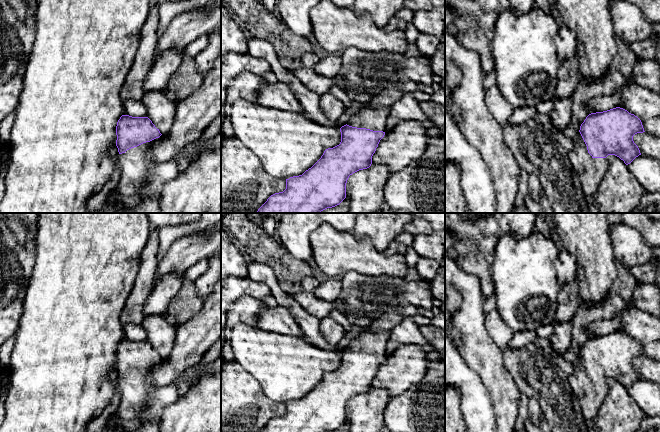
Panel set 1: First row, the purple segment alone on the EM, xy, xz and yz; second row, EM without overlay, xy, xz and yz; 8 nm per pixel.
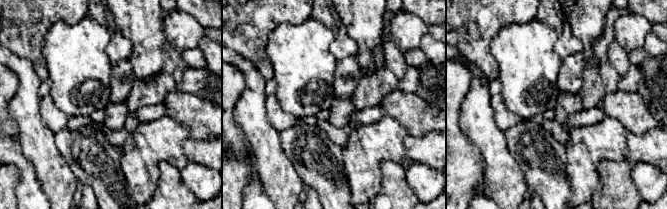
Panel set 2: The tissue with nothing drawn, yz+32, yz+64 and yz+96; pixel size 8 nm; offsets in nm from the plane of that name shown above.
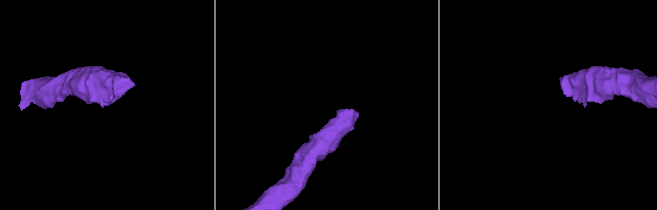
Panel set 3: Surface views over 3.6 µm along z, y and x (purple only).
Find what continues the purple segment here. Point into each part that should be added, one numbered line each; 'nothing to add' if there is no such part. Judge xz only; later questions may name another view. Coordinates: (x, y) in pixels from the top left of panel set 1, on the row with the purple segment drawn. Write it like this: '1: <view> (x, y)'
1: xz (374, 118)

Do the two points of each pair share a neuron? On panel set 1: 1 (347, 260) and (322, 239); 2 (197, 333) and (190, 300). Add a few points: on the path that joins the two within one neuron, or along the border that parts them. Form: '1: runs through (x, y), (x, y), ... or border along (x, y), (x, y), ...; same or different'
1: runs through (341, 254), (335, 252), (328, 245); same
2: border along (204, 299), (202, 307), (194, 315), (176, 326); different

